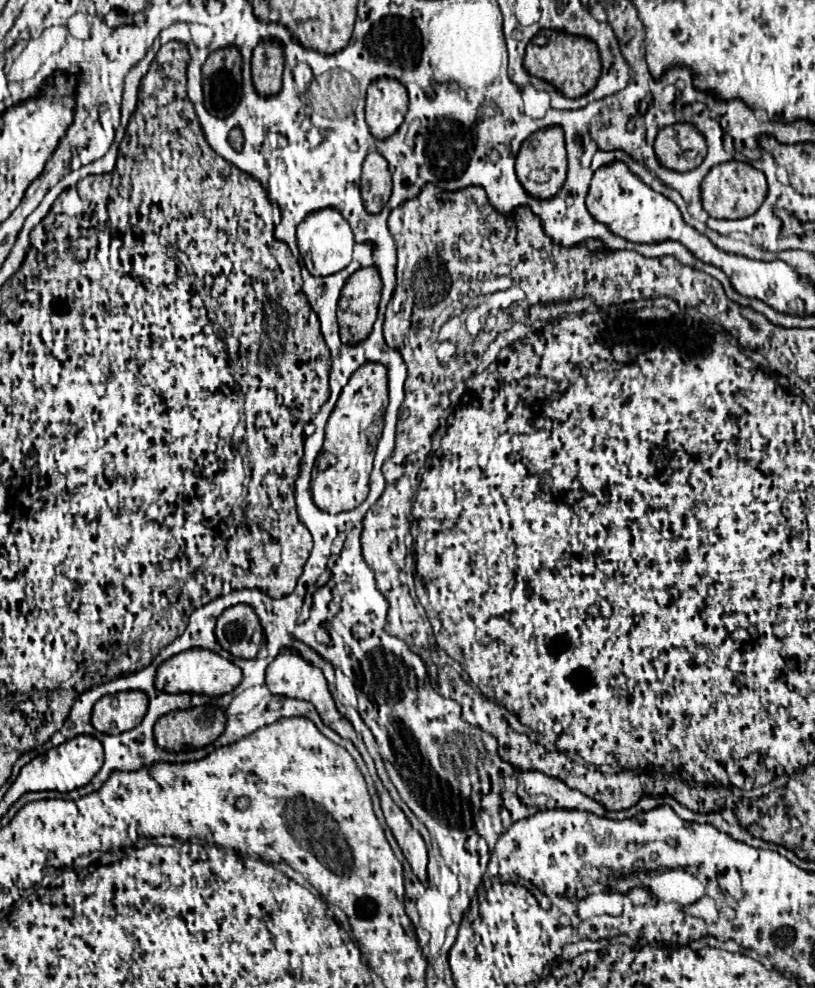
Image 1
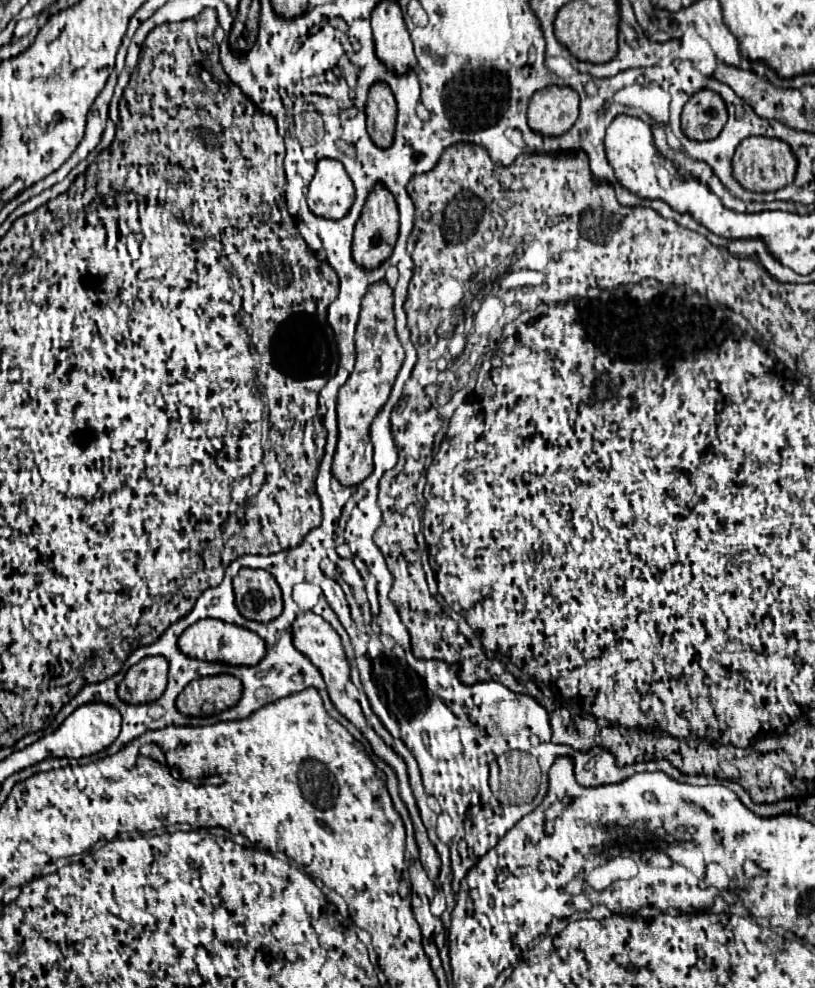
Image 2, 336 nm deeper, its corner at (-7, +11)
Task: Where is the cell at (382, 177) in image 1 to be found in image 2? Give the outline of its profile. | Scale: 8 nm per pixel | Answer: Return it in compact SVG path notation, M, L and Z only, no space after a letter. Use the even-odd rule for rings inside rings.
M375 82L367 96L367 132L381 148L391 146L397 120L397 104L391 88L385 82Z

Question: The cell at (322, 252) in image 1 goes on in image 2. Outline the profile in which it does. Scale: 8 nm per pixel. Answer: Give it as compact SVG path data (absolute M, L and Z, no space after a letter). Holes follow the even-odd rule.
M321 158L307 192L311 212L329 220L339 220L349 212L353 200L355 188L343 164L333 158Z

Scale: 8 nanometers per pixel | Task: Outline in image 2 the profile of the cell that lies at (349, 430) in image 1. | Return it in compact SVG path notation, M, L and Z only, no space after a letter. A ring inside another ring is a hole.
M381 280L367 288L367 294L361 302L361 314L355 332L357 362L355 370L339 390L337 416L339 416L339 444L333 460L333 474L345 486L355 486L359 480L365 480L373 468L373 446L369 440L371 420L377 416L379 408L387 402L393 382L401 364L405 360L405 350L395 334L395 316L393 316L393 290Z

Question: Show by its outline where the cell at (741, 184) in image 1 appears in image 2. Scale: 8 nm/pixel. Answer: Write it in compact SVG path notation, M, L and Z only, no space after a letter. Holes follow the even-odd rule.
M749 136L745 138L733 156L733 174L747 190L753 192L775 192L793 182L797 172L797 158L791 146L779 138L767 136Z

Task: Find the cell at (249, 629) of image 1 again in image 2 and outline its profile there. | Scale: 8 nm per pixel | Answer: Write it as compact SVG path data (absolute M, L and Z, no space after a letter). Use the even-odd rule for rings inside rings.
M241 568L233 578L235 602L239 612L257 622L269 622L283 610L281 588L267 570Z

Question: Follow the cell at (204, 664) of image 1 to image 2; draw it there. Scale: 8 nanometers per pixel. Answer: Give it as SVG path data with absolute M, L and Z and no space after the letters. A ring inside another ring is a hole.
M203 618L191 624L181 636L179 636L179 648L183 654L199 658L199 660L209 660L209 662L225 662L233 666L255 666L261 662L267 654L265 640L257 636L255 632L241 628L237 624L227 624L223 620L215 618Z

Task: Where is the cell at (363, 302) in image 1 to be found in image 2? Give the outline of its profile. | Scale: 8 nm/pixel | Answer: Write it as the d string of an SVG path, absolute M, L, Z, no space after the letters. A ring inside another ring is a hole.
M377 184L369 196L367 202L361 210L361 216L355 224L355 234L353 234L353 258L359 266L373 270L377 268L383 260L387 260L393 252L393 246L397 242L397 232L399 232L399 212L397 212L397 202L393 198L393 194Z

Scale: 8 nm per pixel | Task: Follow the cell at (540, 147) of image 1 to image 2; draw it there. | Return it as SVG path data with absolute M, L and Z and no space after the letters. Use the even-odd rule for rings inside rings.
M545 86L529 102L529 126L547 136L567 132L579 116L579 94L569 86Z

